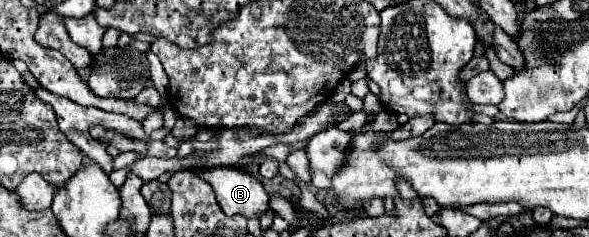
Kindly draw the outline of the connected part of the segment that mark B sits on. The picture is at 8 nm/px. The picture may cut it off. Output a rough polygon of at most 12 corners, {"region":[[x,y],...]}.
{"region":[[195,163],[225,215],[261,217],[269,195],[233,165]]}

